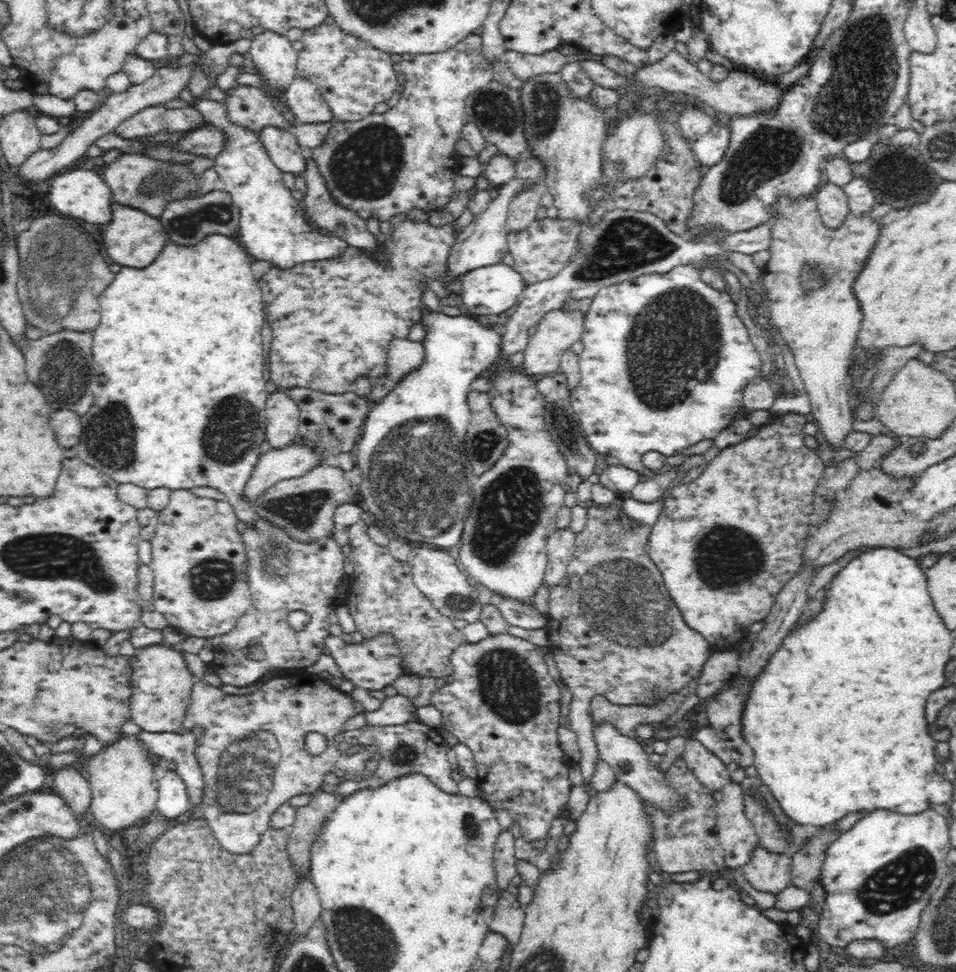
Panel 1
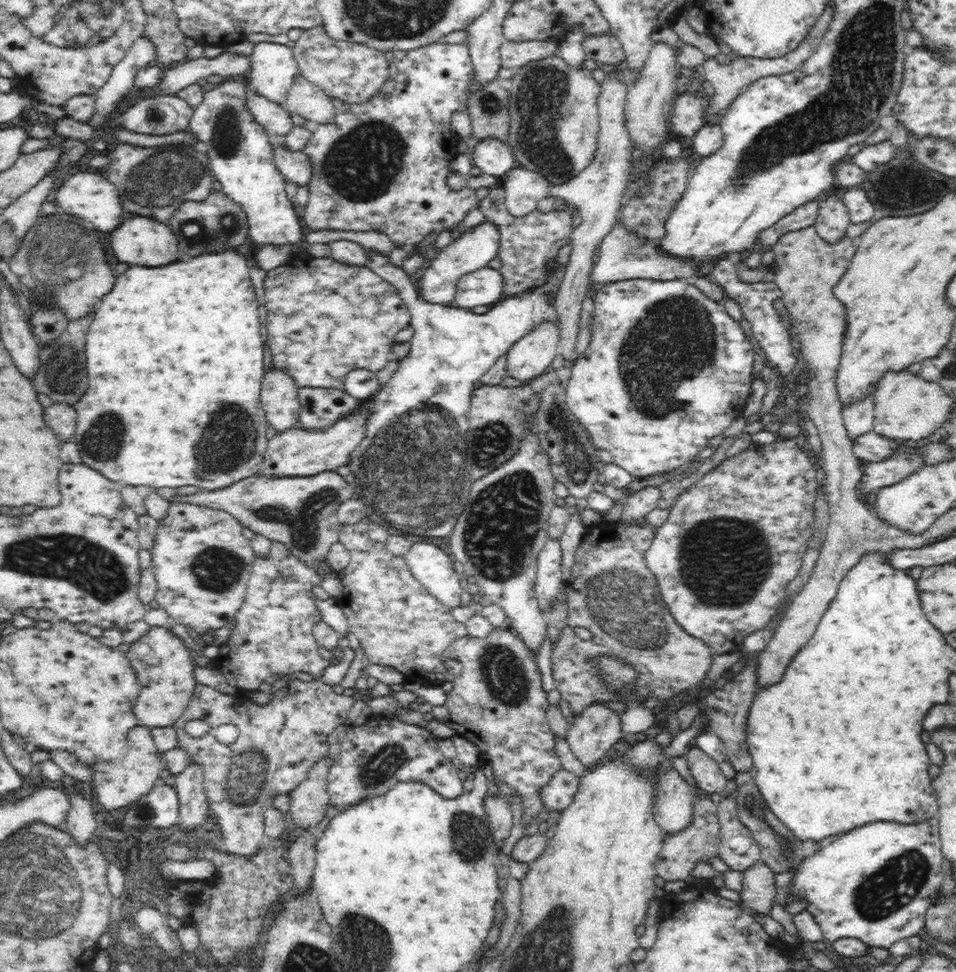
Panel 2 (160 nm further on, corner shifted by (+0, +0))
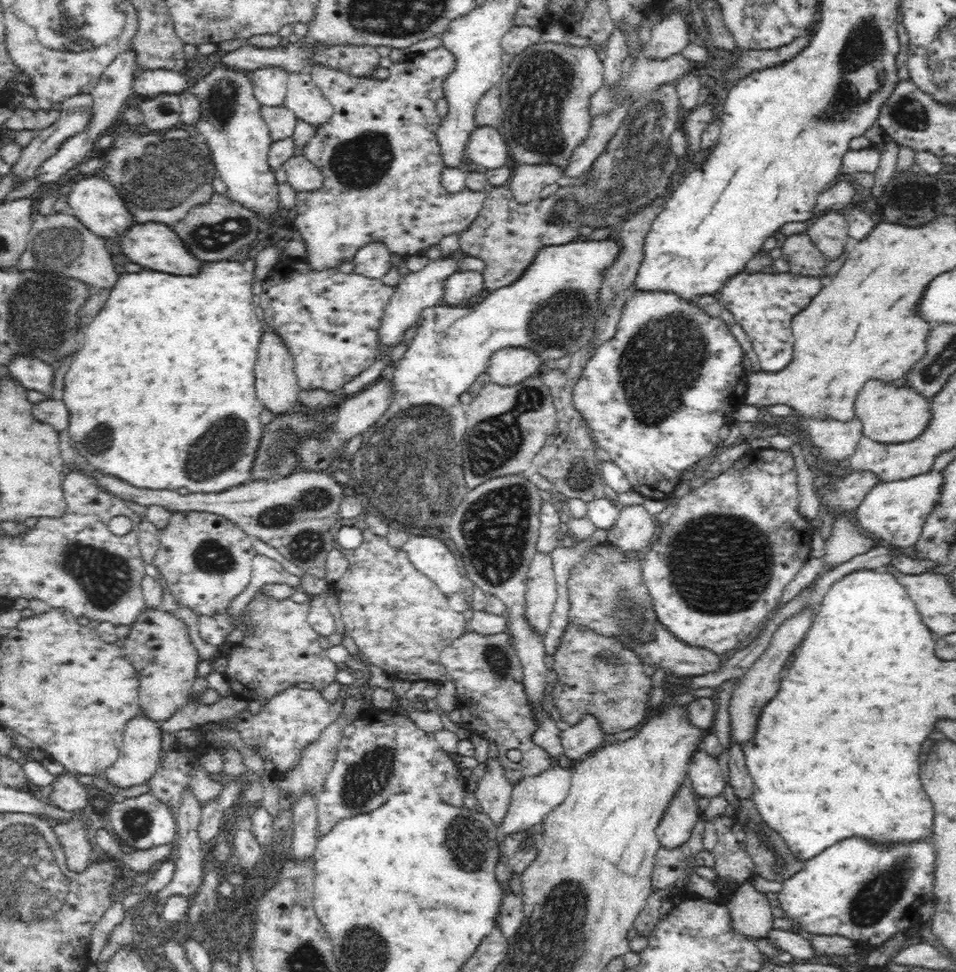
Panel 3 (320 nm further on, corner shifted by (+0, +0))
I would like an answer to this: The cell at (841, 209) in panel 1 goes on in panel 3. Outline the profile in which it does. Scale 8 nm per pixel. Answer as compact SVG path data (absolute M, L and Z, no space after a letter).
M836 211L817 216L805 231L810 241L828 261L834 261L844 252L851 239L848 234L848 221Z

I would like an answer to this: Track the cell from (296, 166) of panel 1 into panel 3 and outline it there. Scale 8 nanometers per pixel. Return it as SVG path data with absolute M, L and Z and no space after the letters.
M295 154L282 164L281 170L286 171L287 183L298 192L312 192L322 188L324 175L320 169L303 154Z

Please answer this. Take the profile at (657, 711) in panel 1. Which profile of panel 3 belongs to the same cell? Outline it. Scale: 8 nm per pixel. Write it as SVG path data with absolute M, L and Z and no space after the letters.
M587 715L579 724L562 732L564 756L575 763L583 756L594 754L605 740L605 735L600 729L598 719Z

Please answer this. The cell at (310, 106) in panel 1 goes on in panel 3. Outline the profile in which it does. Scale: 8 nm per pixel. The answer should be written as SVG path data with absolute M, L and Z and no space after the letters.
M309 71L289 73L287 93L283 105L289 108L297 119L304 120L304 122L308 122L308 124L315 127L326 124L334 112L334 107L331 106L330 101L326 99L324 93L318 88Z

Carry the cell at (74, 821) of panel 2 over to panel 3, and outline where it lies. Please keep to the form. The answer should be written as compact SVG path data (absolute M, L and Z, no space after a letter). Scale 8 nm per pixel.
M73 816L67 823L52 827L66 857L66 866L72 872L82 872L89 865L95 848L90 844L88 829Z

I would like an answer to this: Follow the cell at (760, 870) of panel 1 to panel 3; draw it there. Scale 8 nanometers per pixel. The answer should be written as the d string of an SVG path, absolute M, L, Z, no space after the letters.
M751 879L740 883L740 887L725 903L728 907L731 927L748 938L761 939L772 929L772 921L778 912L770 906L766 895L751 885Z

